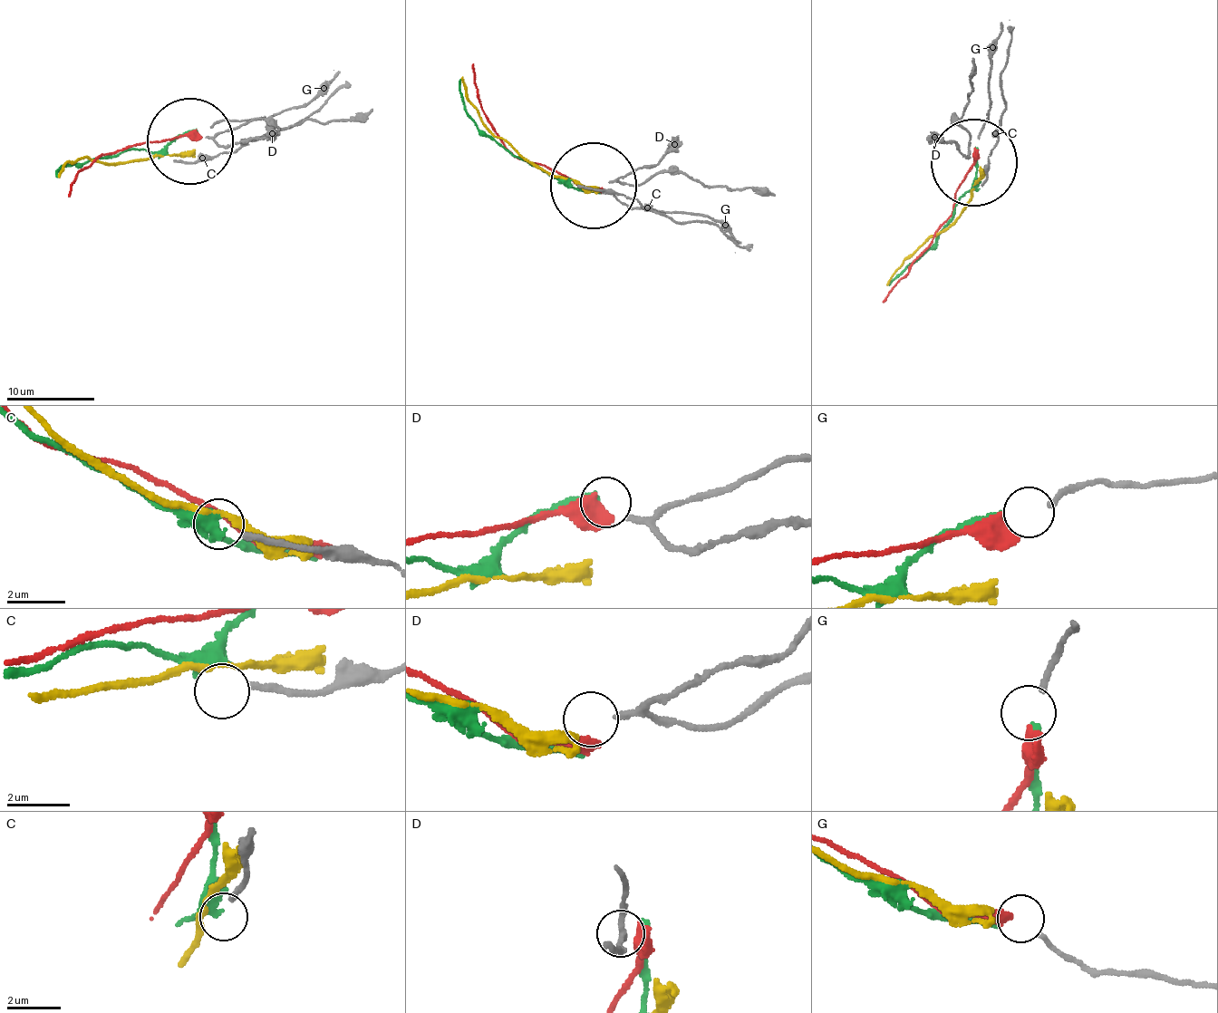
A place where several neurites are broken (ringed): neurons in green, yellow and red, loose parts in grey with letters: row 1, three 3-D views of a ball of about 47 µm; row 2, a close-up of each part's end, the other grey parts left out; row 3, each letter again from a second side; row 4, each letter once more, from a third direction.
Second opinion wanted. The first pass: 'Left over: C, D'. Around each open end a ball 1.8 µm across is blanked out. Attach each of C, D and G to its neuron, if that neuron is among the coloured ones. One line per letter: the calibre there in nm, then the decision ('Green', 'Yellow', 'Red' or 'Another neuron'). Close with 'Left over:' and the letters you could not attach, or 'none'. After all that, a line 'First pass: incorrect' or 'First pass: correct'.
C: Thickness 200 nm. Another neuron
D: Thickness 140 nm. Another neuron
G: Thickness 180 nm. Green
Left over: C, D
First pass: correct

